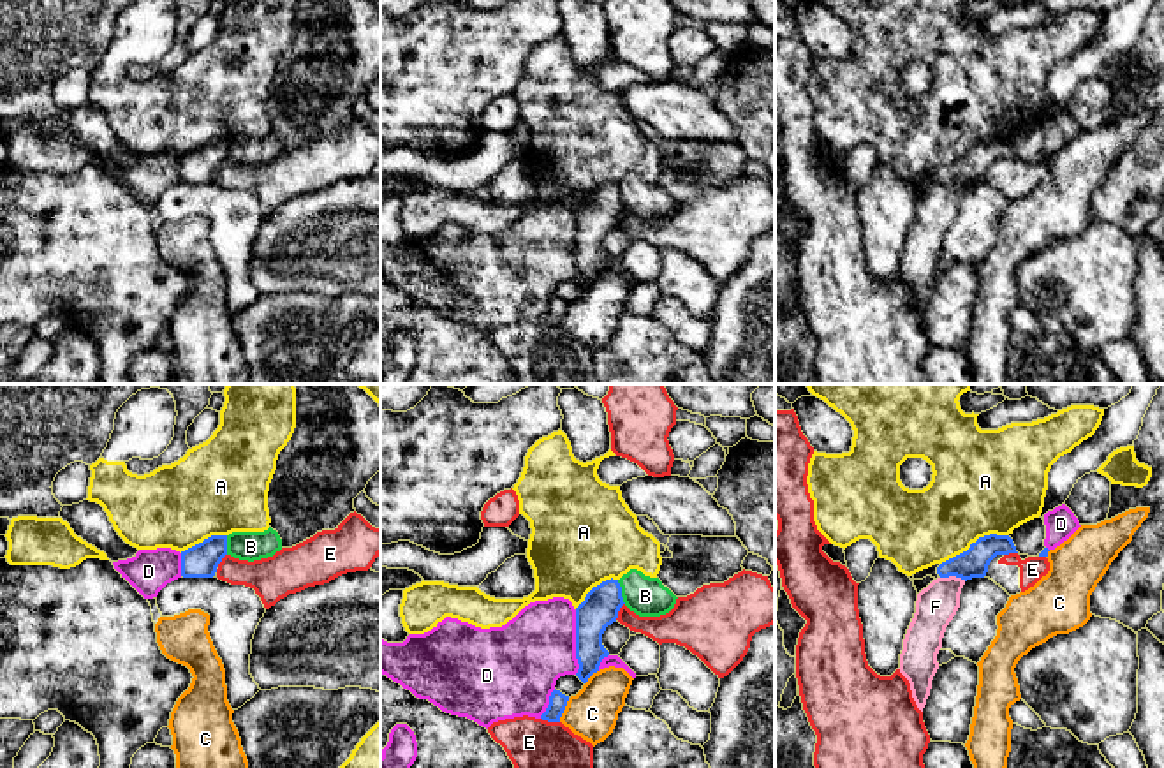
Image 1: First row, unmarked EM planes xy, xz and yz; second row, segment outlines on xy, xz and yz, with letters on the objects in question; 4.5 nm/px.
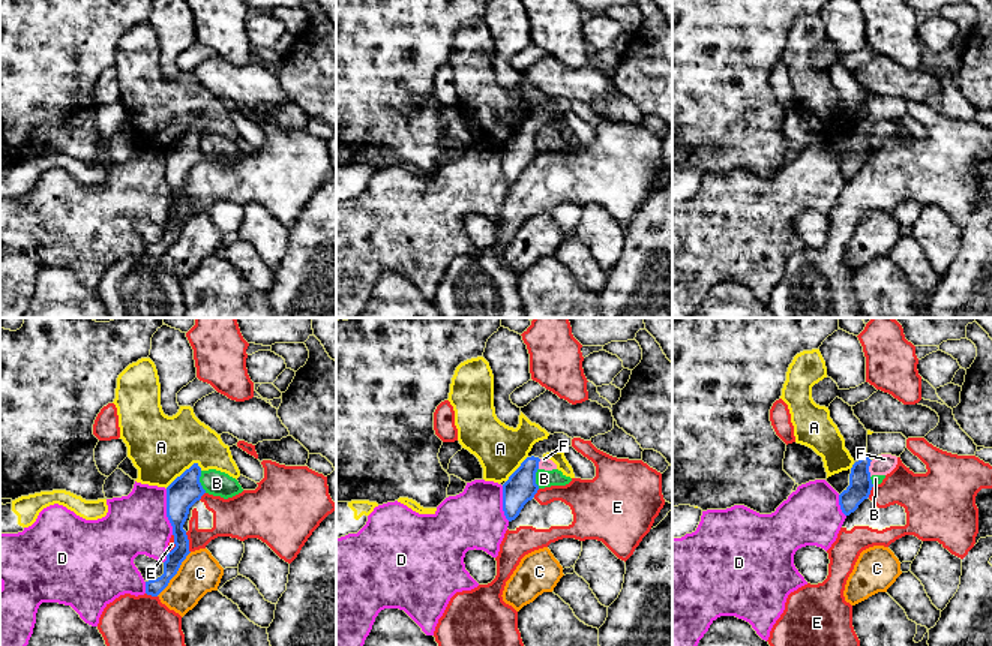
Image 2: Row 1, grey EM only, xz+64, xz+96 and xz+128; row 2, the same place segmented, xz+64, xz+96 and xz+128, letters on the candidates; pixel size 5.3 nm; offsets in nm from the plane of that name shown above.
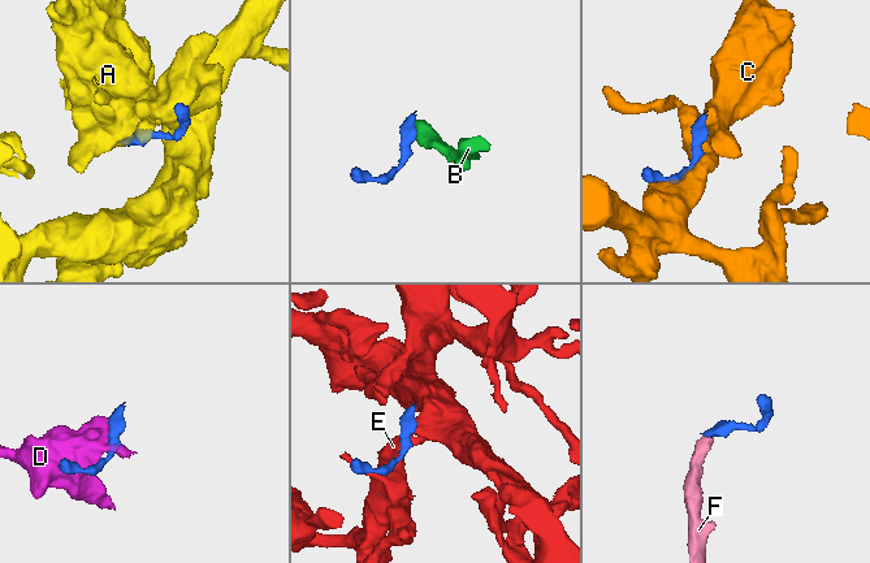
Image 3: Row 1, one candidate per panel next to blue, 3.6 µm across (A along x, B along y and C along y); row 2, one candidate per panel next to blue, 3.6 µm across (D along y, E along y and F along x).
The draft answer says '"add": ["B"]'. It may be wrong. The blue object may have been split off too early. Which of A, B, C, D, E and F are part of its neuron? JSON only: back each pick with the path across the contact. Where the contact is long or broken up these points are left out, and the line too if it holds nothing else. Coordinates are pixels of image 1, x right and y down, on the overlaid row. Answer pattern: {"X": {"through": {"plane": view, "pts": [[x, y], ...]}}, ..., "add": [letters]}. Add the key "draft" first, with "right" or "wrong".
{"draft": "wrong", "add": []}

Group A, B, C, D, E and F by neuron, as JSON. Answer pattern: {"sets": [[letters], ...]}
{"sets": [["A"], ["B", "F"], ["C"], ["D"], ["E"]]}

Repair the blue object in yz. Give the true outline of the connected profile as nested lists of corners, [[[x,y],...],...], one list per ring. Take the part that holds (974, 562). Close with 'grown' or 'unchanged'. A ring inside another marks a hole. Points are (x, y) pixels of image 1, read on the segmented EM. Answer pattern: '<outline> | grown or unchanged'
[[[990,534],[979,537],[970,548],[942,564],[935,564],[928,569],[923,569],[914,576],[914,580],[932,578],[949,578],[956,576],[961,580],[984,578],[988,572],[990,562],[997,555],[1018,553],[1013,539],[1009,535]]] | grown

